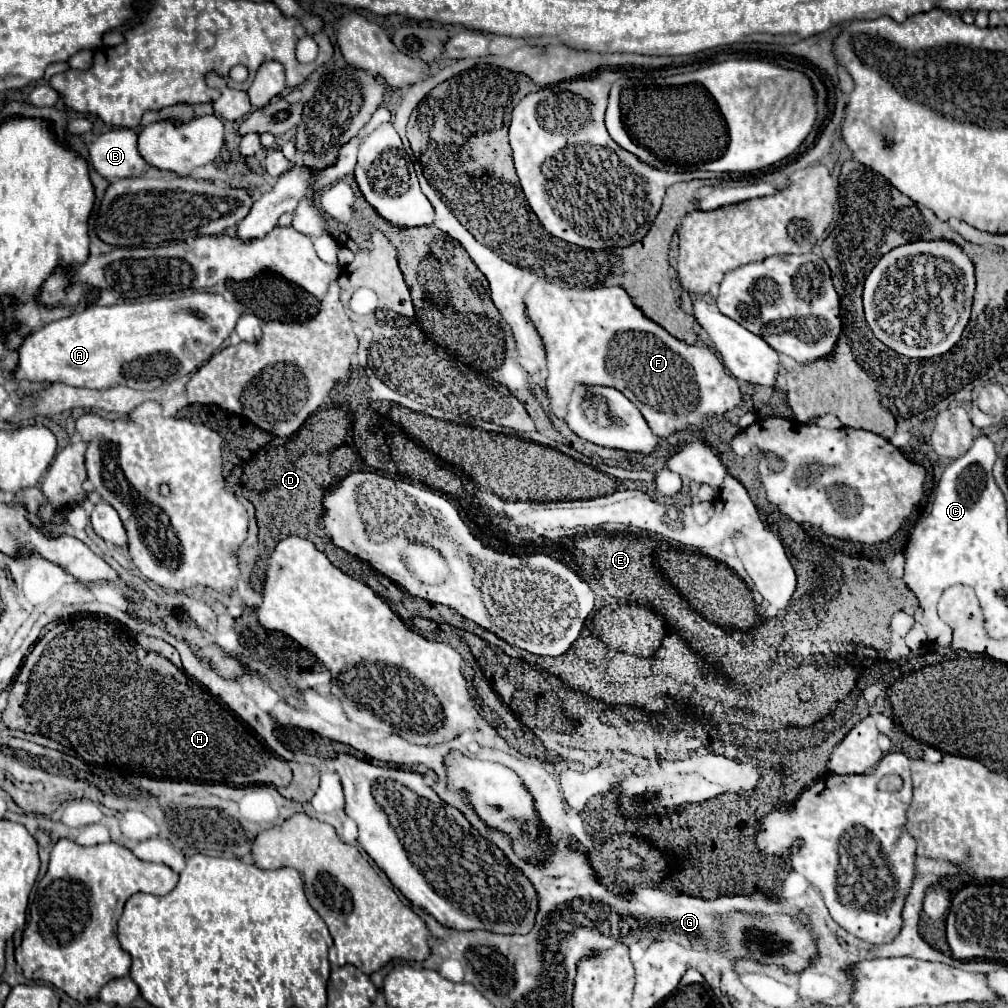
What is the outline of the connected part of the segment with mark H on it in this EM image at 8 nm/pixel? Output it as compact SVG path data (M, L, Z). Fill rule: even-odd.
M75 617L69 623L59 623L47 631L27 655L11 685L3 721L9 729L39 733L73 749L83 761L119 773L125 773L127 769L131 775L153 779L225 783L233 787L287 787L293 777L287 761L271 753L267 743L219 697L211 697L201 683L187 677L165 657L135 647L131 633L107 619Z

